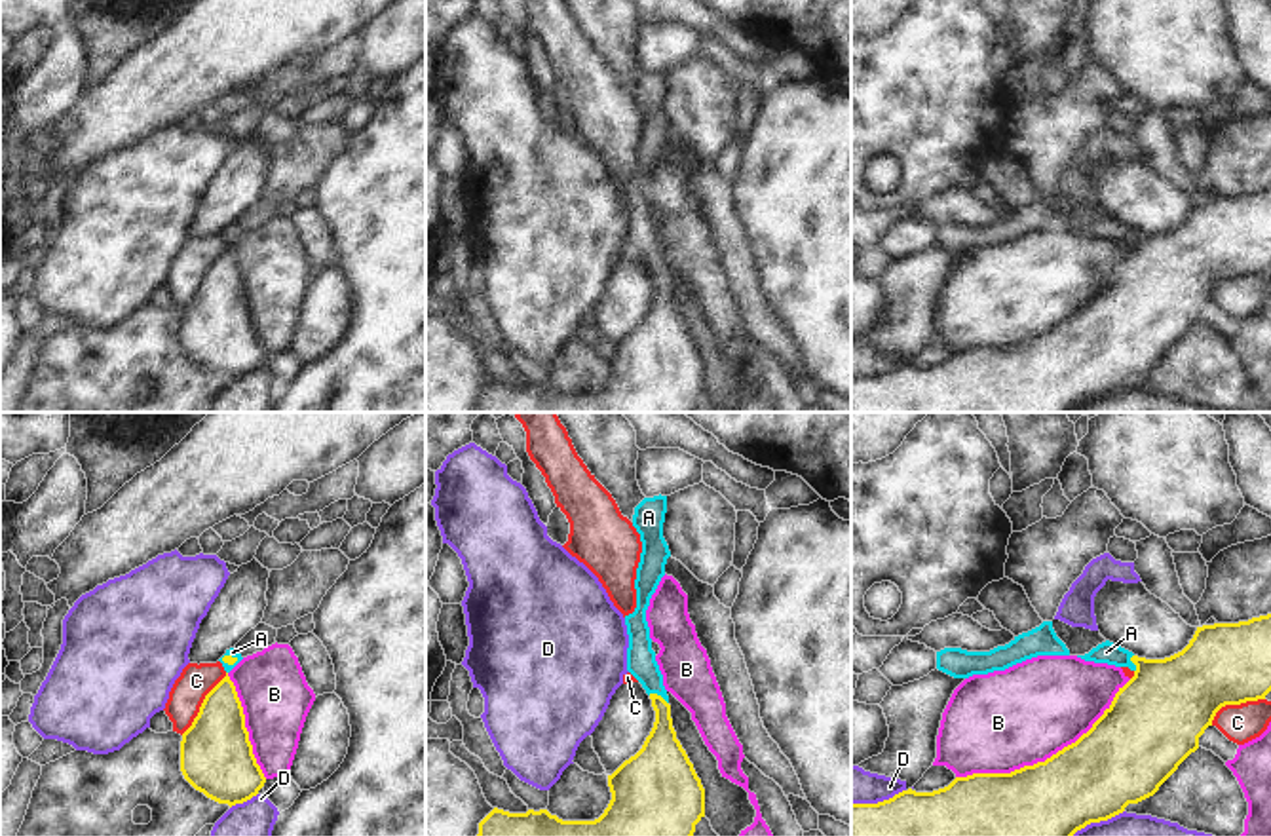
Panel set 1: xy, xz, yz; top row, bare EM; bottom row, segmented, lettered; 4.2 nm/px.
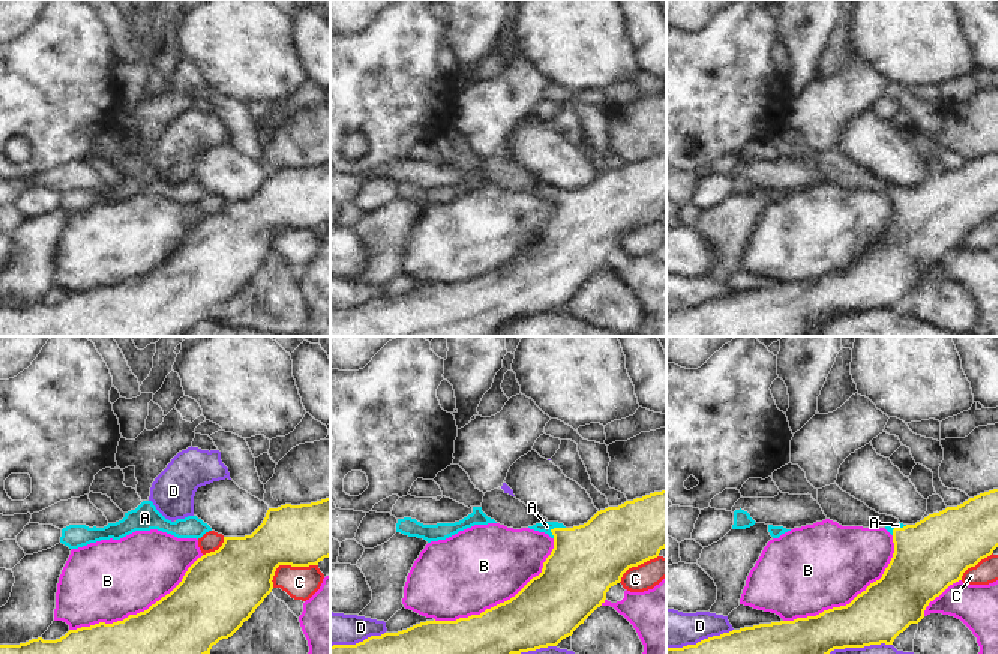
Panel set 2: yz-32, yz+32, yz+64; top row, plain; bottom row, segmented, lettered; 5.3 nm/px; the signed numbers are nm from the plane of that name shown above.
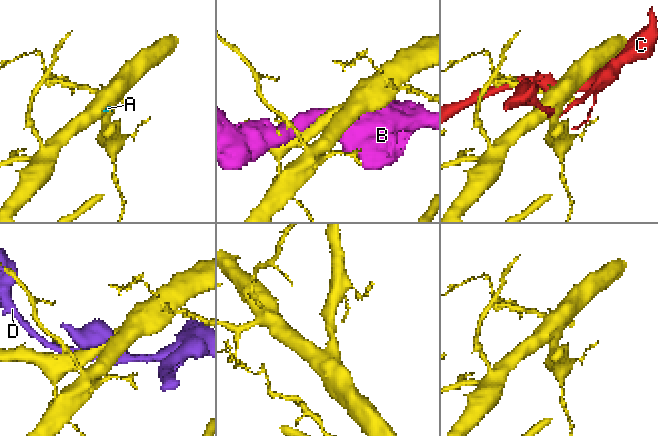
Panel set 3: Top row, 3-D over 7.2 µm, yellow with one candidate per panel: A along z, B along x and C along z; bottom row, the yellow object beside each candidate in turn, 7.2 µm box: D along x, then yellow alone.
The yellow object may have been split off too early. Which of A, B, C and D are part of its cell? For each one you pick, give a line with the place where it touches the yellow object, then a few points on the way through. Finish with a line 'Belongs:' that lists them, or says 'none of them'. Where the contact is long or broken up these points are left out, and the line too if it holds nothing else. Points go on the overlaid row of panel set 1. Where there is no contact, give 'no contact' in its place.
A: contact xz (656, 694); way xz (662, 753), (662, 705), (656, 694), (641, 660)
Belongs: A

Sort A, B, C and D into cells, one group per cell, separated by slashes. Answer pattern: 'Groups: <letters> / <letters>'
Groups: A / B / C / D.

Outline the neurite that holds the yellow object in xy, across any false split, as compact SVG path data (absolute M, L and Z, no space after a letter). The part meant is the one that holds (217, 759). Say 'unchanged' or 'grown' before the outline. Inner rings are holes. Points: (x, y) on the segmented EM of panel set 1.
unchanged; M228 673L205 695L198 716L182 733L180 771L196 790L230 808L256 796L266 783Z

